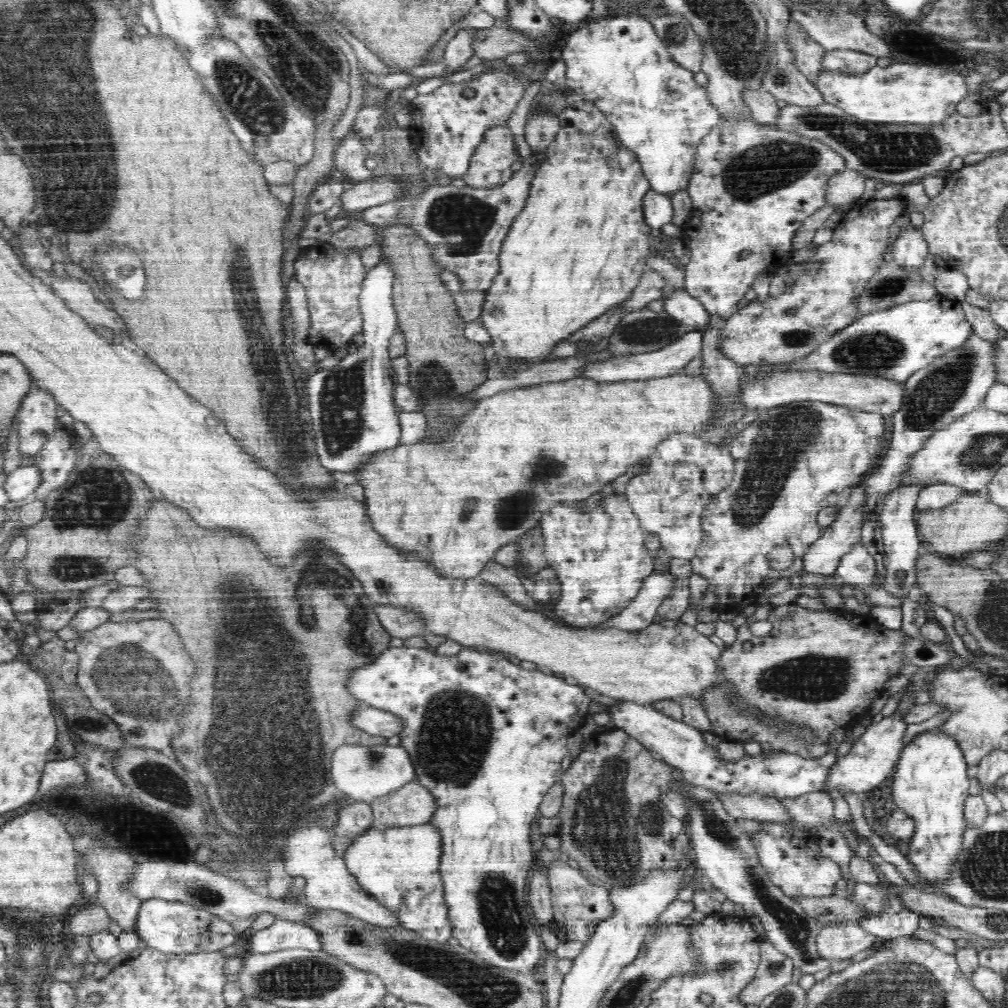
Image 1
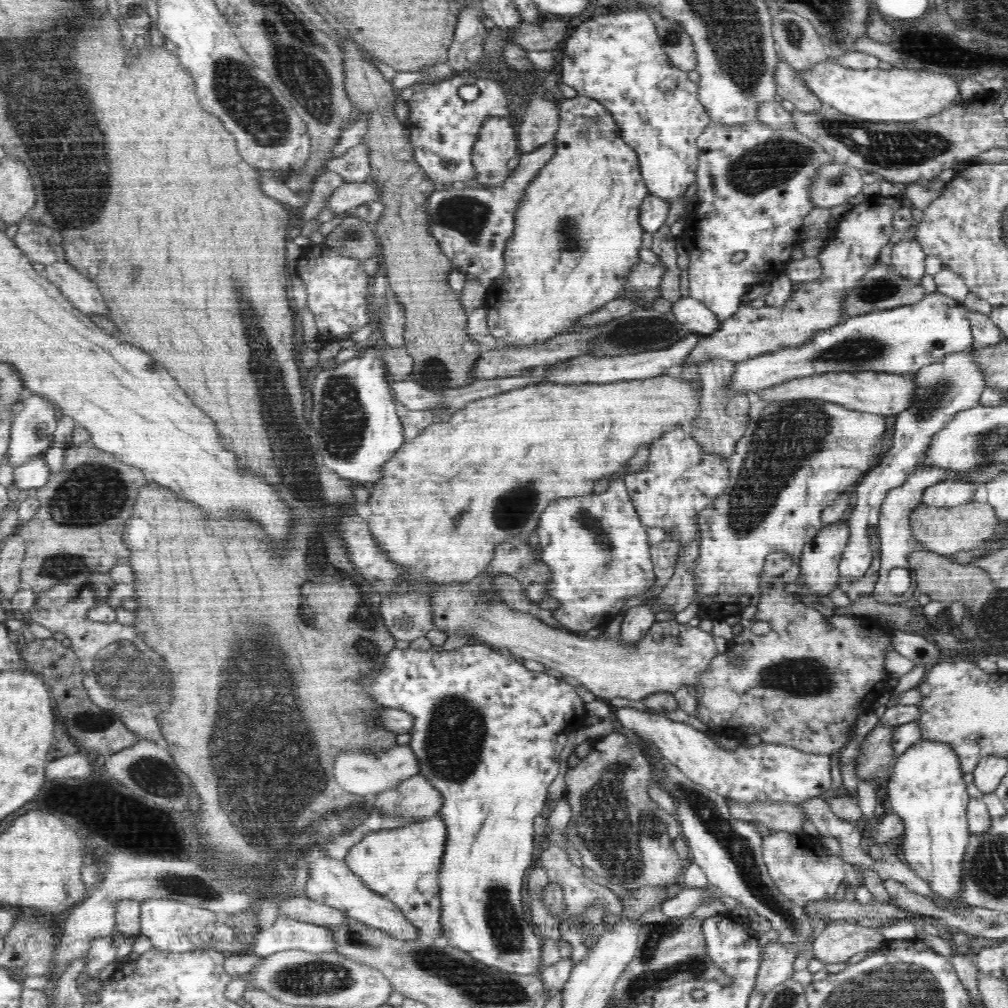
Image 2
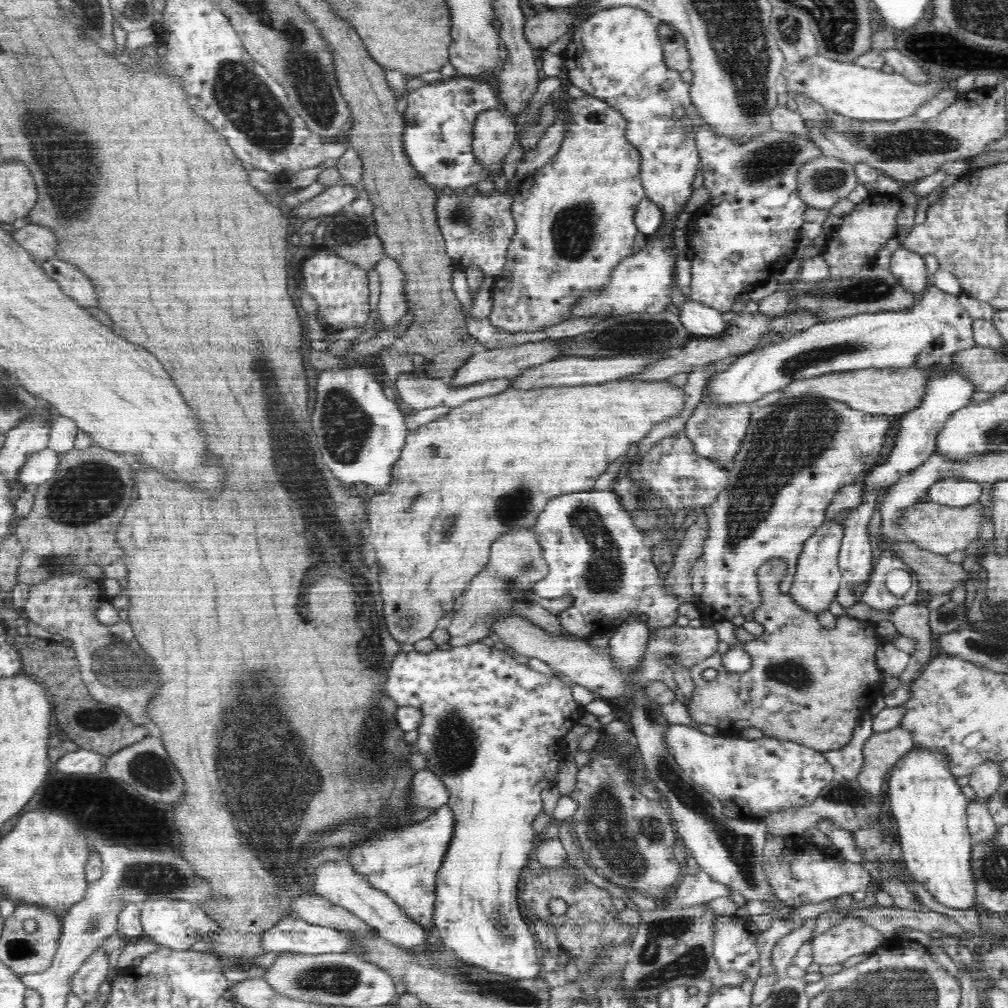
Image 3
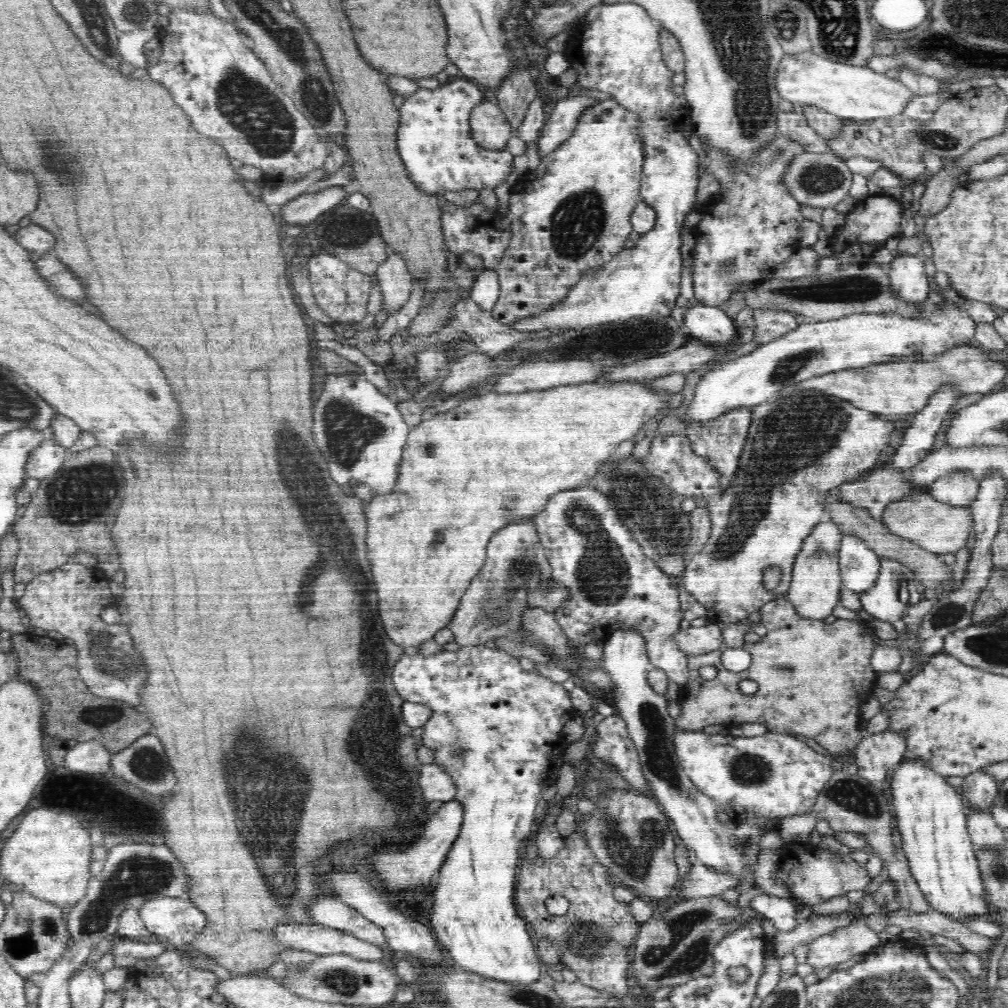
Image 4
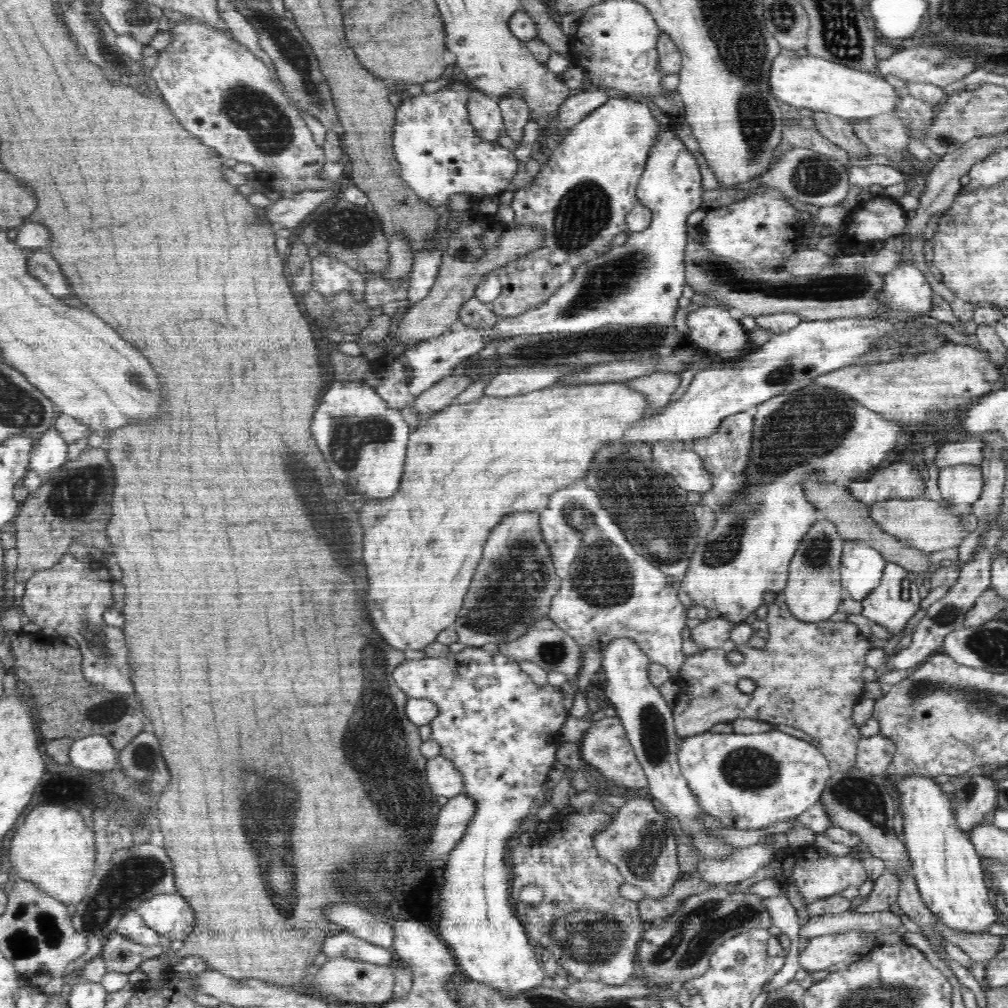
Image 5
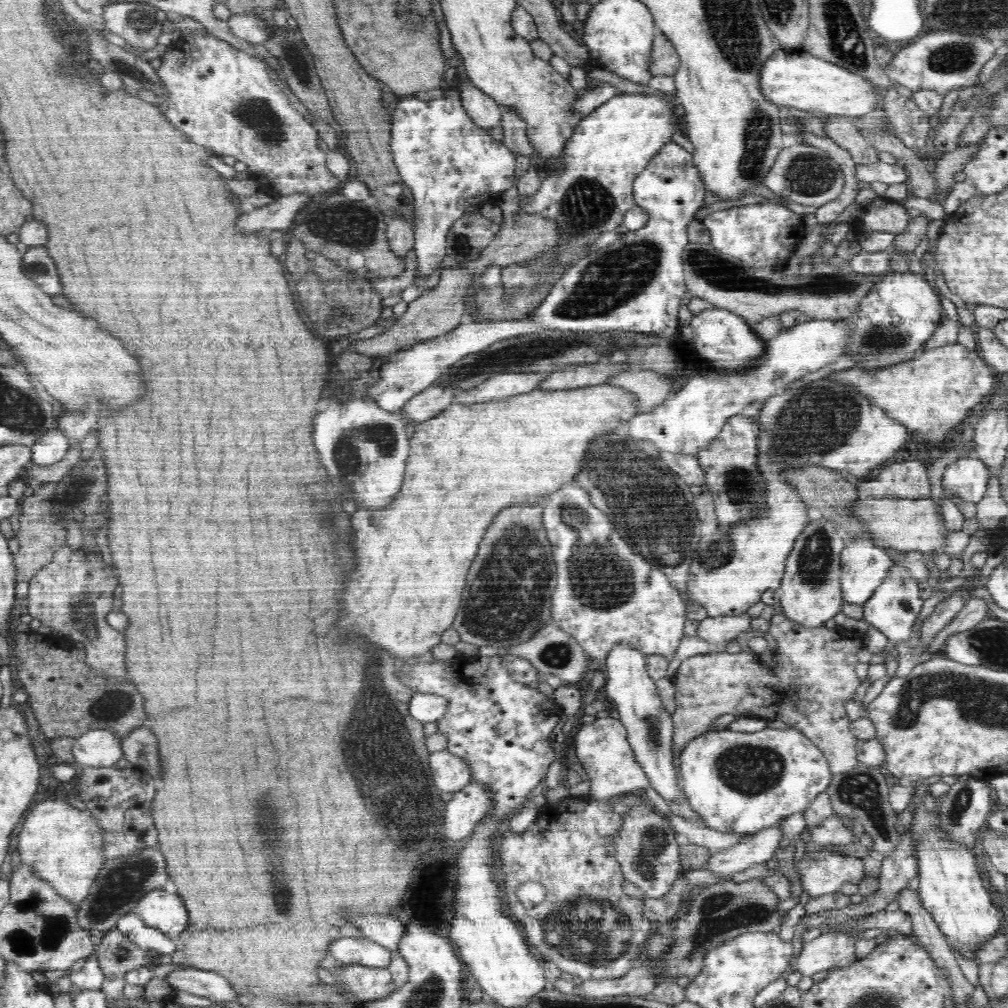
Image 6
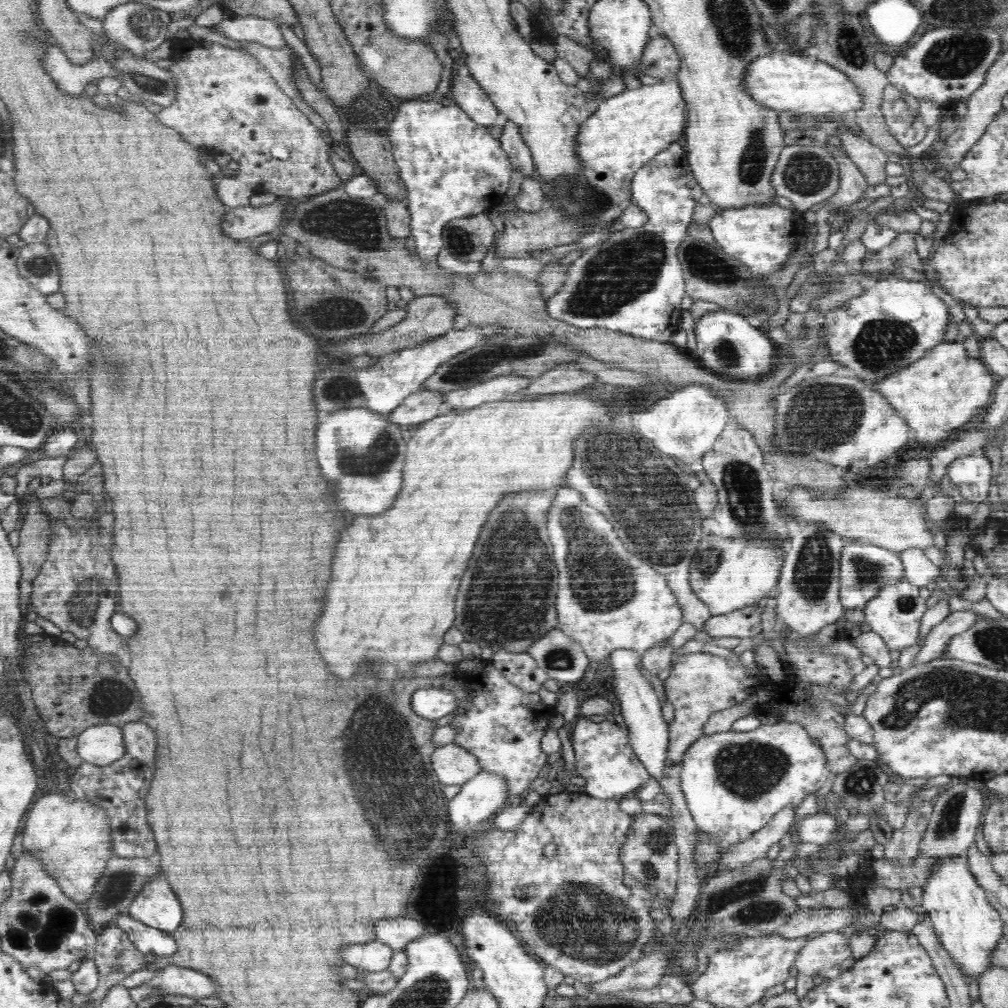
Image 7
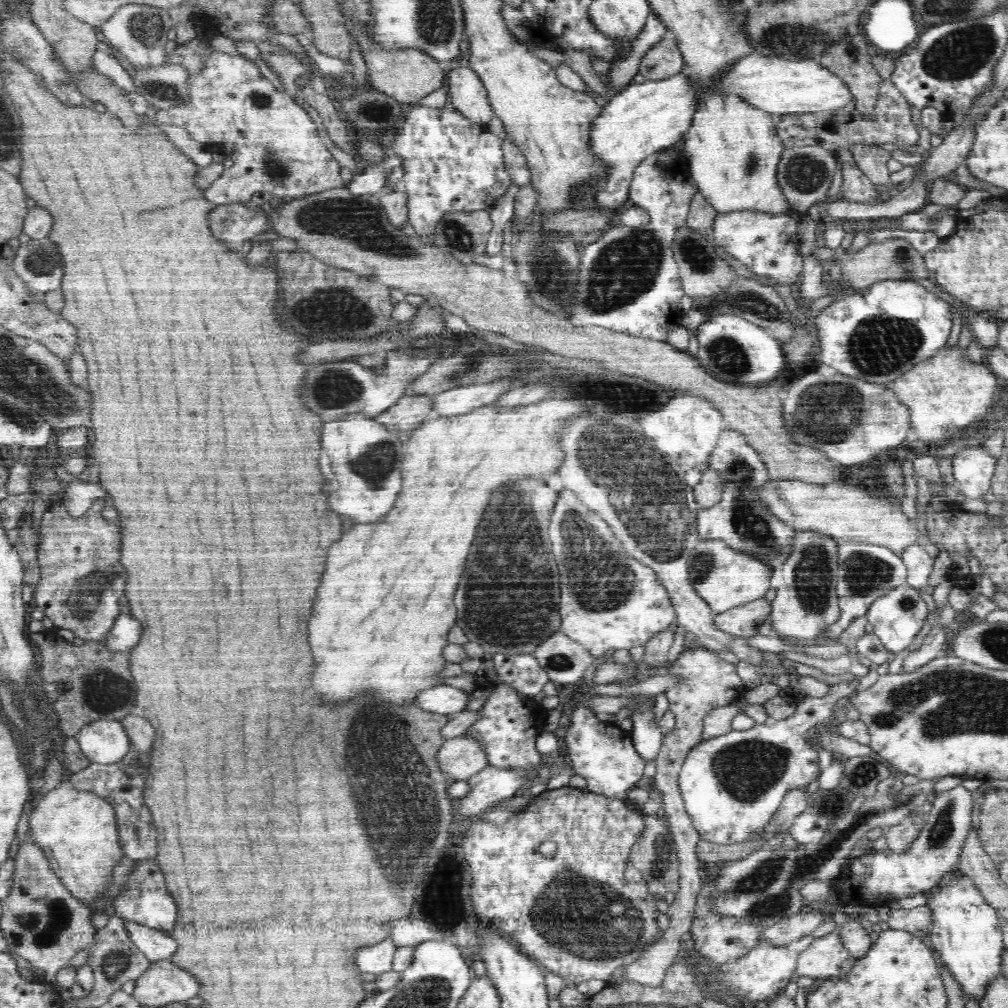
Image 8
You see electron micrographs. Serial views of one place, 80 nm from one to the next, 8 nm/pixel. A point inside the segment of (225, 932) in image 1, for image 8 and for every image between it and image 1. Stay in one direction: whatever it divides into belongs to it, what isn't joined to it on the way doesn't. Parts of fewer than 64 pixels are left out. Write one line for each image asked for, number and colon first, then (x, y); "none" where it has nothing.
2: (175, 927)
3: (175, 924)
4: (176, 920)
5: (168, 914)
6: (160, 909)
7: (156, 906)
8: (147, 902)

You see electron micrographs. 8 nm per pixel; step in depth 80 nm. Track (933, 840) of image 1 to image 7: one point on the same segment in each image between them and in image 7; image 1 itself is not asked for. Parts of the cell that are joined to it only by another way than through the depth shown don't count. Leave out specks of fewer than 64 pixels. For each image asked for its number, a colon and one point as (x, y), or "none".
2: (926, 789)
3: (928, 805)
4: (931, 818)
5: (949, 874)
6: (952, 891)
7: (969, 929)

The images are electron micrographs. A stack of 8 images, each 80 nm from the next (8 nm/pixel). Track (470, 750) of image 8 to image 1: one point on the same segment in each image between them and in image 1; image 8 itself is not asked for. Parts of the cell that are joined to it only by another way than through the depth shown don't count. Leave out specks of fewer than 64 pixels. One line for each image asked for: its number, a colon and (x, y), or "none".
1: (412, 804)
2: (414, 798)
3: (427, 791)
4: (436, 784)
5: (443, 778)
6: (449, 773)
7: (453, 765)

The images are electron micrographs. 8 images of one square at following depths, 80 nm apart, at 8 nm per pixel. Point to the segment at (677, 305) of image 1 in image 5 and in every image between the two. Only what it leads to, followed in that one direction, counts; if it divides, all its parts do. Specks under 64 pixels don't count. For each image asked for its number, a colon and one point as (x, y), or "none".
2: (695, 316)
3: (701, 321)
4: (702, 322)
5: (711, 327)

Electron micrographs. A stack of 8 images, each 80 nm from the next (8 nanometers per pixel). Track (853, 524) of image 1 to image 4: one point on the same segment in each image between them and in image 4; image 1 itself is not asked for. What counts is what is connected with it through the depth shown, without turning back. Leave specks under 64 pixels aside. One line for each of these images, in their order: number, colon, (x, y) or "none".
2: (819, 566)
3: (817, 579)
4: (815, 588)

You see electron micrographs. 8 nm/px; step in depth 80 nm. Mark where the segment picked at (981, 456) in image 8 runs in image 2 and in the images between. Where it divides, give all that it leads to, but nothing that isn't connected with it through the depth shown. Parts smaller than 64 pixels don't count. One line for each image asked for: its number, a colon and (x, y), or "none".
2: (948, 493)
3: (953, 492)
4: (960, 488)
5: (963, 483)
6: (967, 478)
7: (971, 474)

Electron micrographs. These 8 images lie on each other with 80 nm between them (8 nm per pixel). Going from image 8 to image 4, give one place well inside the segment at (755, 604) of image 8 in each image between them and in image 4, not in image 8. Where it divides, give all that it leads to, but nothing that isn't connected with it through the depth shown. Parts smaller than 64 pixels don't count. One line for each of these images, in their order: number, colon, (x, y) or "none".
4: (693, 640)
5: (711, 634)
6: (718, 630)
7: (745, 622)

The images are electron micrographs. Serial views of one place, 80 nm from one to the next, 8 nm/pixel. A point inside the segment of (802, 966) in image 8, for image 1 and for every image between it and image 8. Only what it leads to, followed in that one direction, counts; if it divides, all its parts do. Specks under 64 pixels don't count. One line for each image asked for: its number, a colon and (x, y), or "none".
1: (837, 942)
2: (841, 940)
3: (853, 936)
4: (857, 938)
5: (822, 952)
6: (831, 948)
7: (829, 949)

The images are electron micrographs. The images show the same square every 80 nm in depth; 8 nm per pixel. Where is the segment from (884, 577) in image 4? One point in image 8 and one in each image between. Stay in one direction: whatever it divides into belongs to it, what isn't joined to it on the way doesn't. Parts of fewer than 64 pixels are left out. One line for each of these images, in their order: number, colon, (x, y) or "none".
5: (884, 605)
6: (893, 608)
7: (895, 612)
8: (897, 617)

